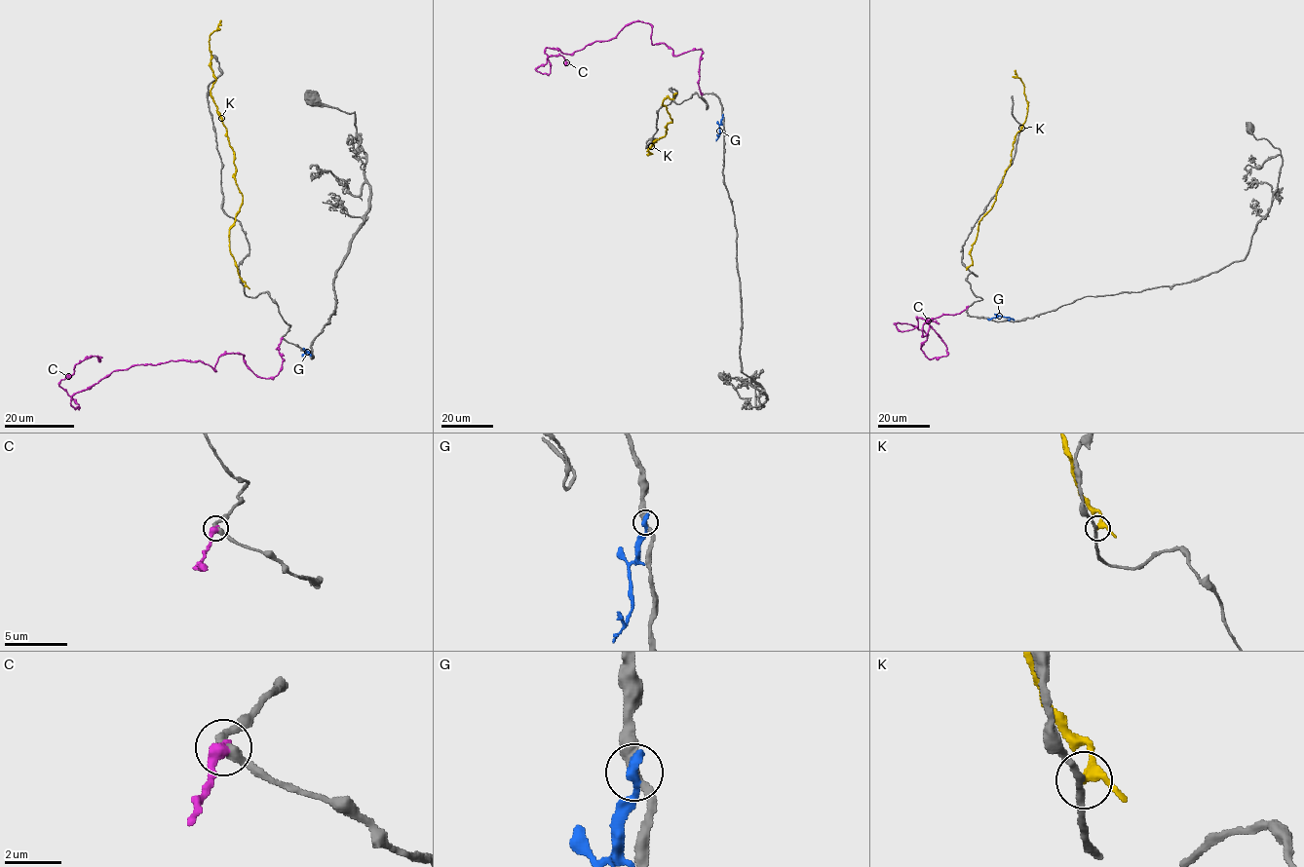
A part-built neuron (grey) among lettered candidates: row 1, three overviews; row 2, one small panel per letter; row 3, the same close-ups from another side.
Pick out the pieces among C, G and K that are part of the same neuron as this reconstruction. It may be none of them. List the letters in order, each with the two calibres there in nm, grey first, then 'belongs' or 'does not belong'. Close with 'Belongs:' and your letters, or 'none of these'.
C: calibres 360 and 500 nm; does not belong
G: calibres 320 and 460 nm; does not belong
K: calibres 240 and 360 nm; does not belong
Belongs: none of these

